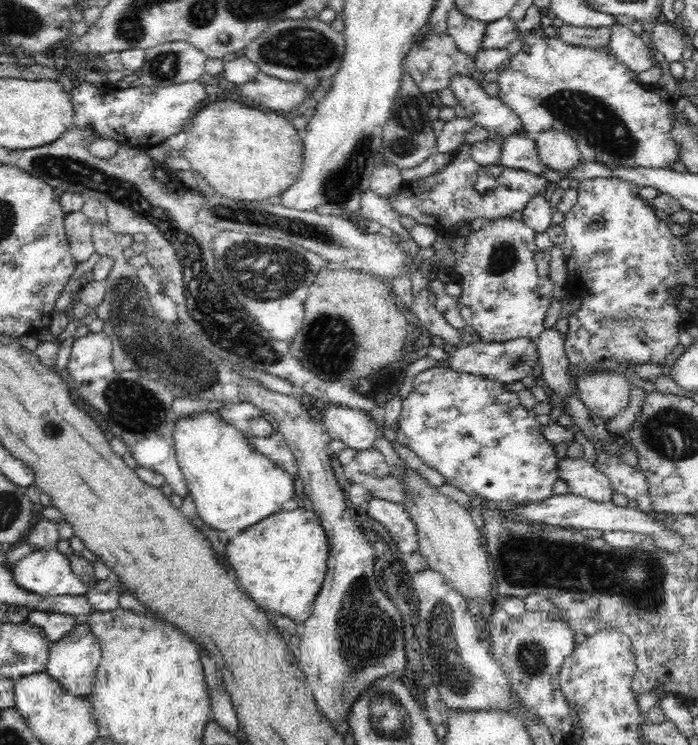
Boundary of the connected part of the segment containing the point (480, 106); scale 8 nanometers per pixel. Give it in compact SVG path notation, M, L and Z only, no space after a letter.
M470 75L452 77L449 89L458 99L458 108L464 116L489 134L501 134L505 138L518 132L526 132L522 121L500 97L491 97L482 87L483 82L474 80Z

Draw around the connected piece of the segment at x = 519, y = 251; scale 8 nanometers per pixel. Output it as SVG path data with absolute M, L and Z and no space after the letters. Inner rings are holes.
M513 217L496 218L485 222L479 231L466 236L465 250L455 254L456 266L452 269L452 282L460 284L462 291L458 297L458 306L463 319L472 326L484 341L502 342L516 337L528 337L537 340L545 329L546 312L553 299L553 282L548 277L540 276L535 262L538 251L534 243L537 232L524 221Z

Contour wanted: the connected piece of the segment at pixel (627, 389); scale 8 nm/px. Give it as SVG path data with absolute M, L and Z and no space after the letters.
M578 372L579 398L592 414L604 421L614 418L629 404L633 385L622 372Z

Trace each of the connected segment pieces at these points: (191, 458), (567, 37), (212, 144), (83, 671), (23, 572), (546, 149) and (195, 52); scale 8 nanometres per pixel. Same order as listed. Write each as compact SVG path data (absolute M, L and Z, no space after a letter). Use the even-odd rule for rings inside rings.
M218 411L178 417L173 437L177 461L196 505L197 516L213 529L225 531L230 528L239 533L246 527L254 526L254 523L260 522L263 518L276 514L284 502L294 498L294 479L281 466L256 451L254 445L246 439L246 432L224 421Z
M564 23L556 28L556 37L572 46L588 47L590 49L606 47L606 49L610 49L608 27L572 26Z
M225 98L205 104L199 111L184 130L187 134L184 158L216 194L243 201L266 201L272 196L281 196L296 182L303 169L304 146L302 135L291 124L289 117L284 118L276 111L262 112Z
M81 620L62 640L51 643L46 672L50 677L62 683L68 693L80 698L90 694L95 683L97 669L102 660L100 641L92 633L85 620Z
M56 548L37 549L15 562L11 571L20 589L26 593L46 596L86 596L90 585L82 582L70 566L70 559Z
M554 130L532 135L544 166L560 172L576 171L583 162L577 143L568 134Z
M182 40L167 42L145 49L145 61L137 73L138 84L144 86L172 86L181 82L200 80L205 73L205 62L209 58L204 52Z

